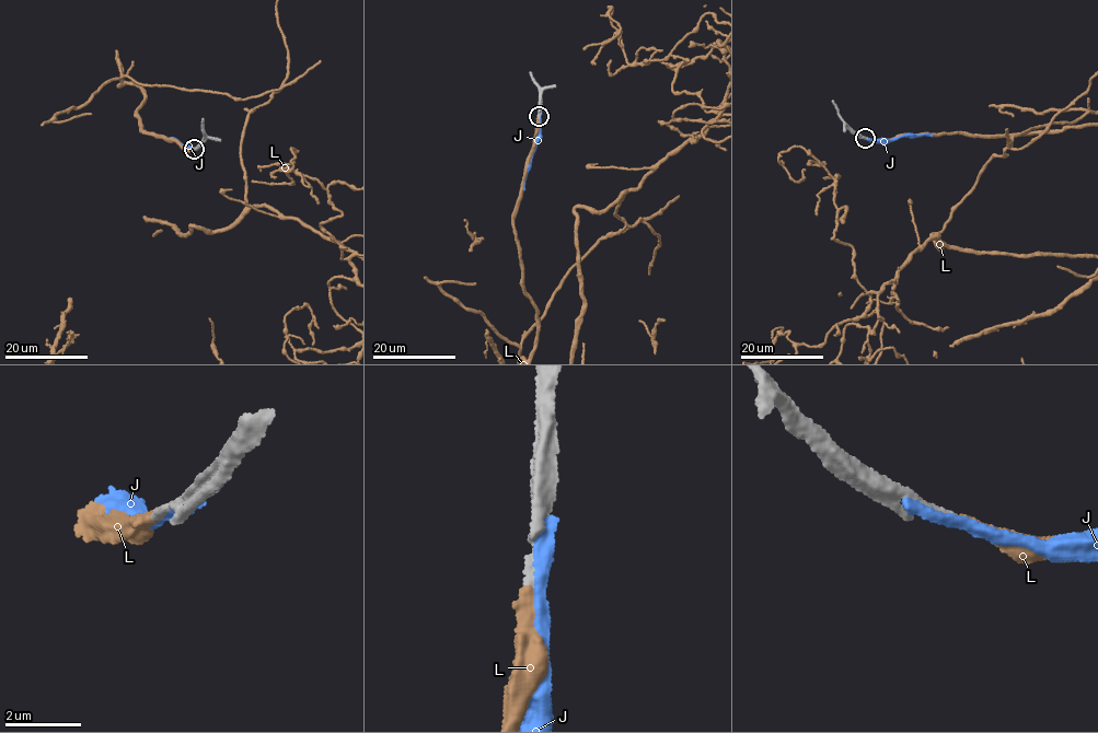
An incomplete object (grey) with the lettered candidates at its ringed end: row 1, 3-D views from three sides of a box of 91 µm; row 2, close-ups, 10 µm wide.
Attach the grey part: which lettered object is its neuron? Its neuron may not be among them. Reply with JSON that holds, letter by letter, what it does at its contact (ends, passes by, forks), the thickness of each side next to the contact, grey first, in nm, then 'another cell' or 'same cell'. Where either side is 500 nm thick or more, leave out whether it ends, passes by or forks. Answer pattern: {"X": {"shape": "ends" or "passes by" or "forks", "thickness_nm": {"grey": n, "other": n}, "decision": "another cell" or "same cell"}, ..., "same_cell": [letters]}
{"J": {"shape": "ends", "thickness_nm": {"grey": 460, "other": 440}, "decision": "another cell"}, "L": {"shape": "ends", "thickness_nm": {"grey": 280, "other": 400}, "decision": "same cell"}, "same_cell": ["L"]}

